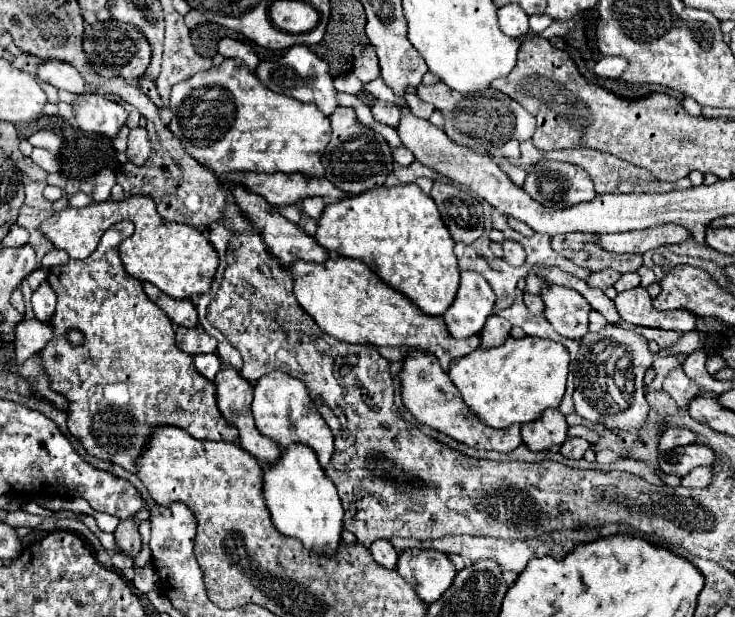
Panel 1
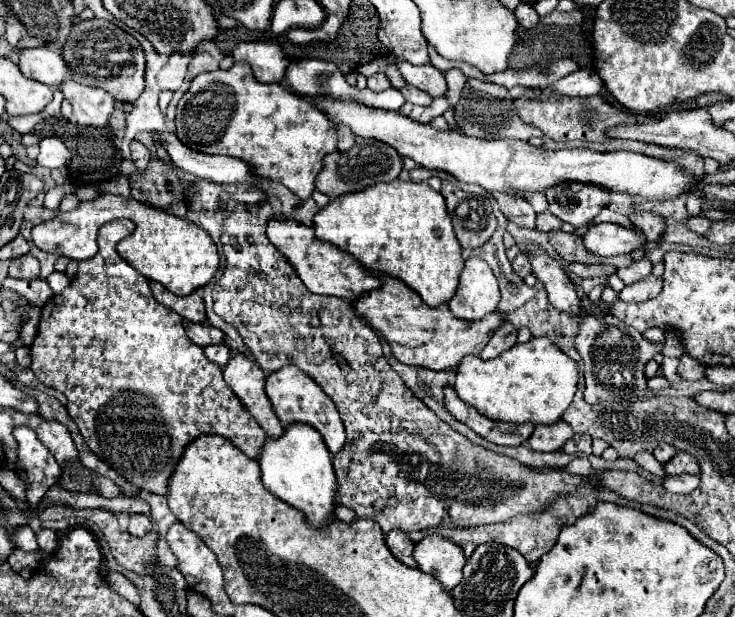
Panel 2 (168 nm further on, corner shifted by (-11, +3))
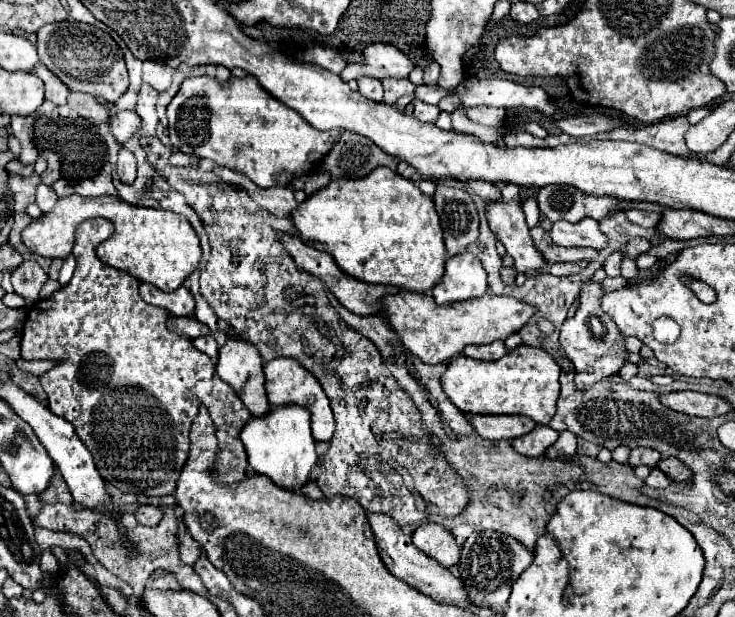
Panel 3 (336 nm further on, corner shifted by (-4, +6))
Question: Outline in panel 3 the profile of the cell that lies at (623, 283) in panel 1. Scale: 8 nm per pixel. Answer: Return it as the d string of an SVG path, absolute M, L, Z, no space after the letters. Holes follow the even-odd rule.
M623 259L623 263L621 263L621 275L623 275L627 281L631 281L631 279L637 277L637 273L639 273L639 269L637 269L637 265L635 265L635 259Z

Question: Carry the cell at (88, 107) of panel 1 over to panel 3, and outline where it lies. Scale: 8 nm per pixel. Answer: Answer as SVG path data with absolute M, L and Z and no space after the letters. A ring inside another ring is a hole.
M37 63L35 69L33 69L33 73L43 79L43 83L45 83L45 99L47 101L51 101L51 103L57 106L66 104L69 89L63 85L59 77L55 77L43 63Z

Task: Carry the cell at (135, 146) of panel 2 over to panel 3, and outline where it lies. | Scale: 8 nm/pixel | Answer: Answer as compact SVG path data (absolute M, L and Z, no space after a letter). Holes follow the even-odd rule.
M121 149L119 159L117 159L117 175L125 185L131 185L135 181L135 157L131 151Z

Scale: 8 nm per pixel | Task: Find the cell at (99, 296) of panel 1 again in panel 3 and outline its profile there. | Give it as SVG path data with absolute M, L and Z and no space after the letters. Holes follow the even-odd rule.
M89 219L77 227L73 247L77 267L73 279L49 299L33 303L21 333L21 357L61 359L57 367L39 377L41 387L47 393L49 409L75 427L81 441L93 453L99 475L119 491L135 495L175 493L179 473L189 457L189 429L201 405L207 407L213 419L221 449L221 459L215 459L213 465L219 475L219 483L243 481L249 473L249 463L239 439L239 431L251 417L249 409L245 409L233 387L215 373L215 363L211 357L205 357L205 353L197 351L191 339L167 329L165 323L169 313L161 307L145 303L139 297L139 281L135 277L97 259L97 245L111 235L113 223L105 219Z

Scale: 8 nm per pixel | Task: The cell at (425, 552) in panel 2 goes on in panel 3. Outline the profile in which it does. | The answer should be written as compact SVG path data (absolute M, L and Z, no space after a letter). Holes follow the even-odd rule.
M423 523L413 533L413 543L425 555L437 559L445 567L453 567L459 561L461 547L455 543L451 531L439 523Z

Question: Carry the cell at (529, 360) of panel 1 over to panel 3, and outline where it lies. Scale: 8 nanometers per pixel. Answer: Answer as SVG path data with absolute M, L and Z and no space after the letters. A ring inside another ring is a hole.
M527 345L509 351L497 361L477 361L459 355L441 375L447 399L465 415L527 415L539 425L547 425L555 415L559 397L559 365L543 349Z

